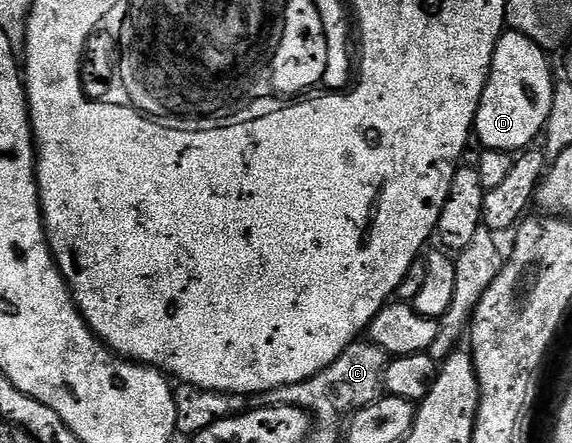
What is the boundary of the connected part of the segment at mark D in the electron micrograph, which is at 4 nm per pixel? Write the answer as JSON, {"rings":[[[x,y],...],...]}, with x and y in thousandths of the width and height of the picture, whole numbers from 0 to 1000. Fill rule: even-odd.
{"rings":[[[876,74],[864,115],[860,158],[832,253],[830,316],[839,316],[846,336],[914,341],[925,334],[935,321],[930,316],[935,309],[939,316],[953,296],[963,251],[967,190],[962,129],[953,113],[911,74]]]}

